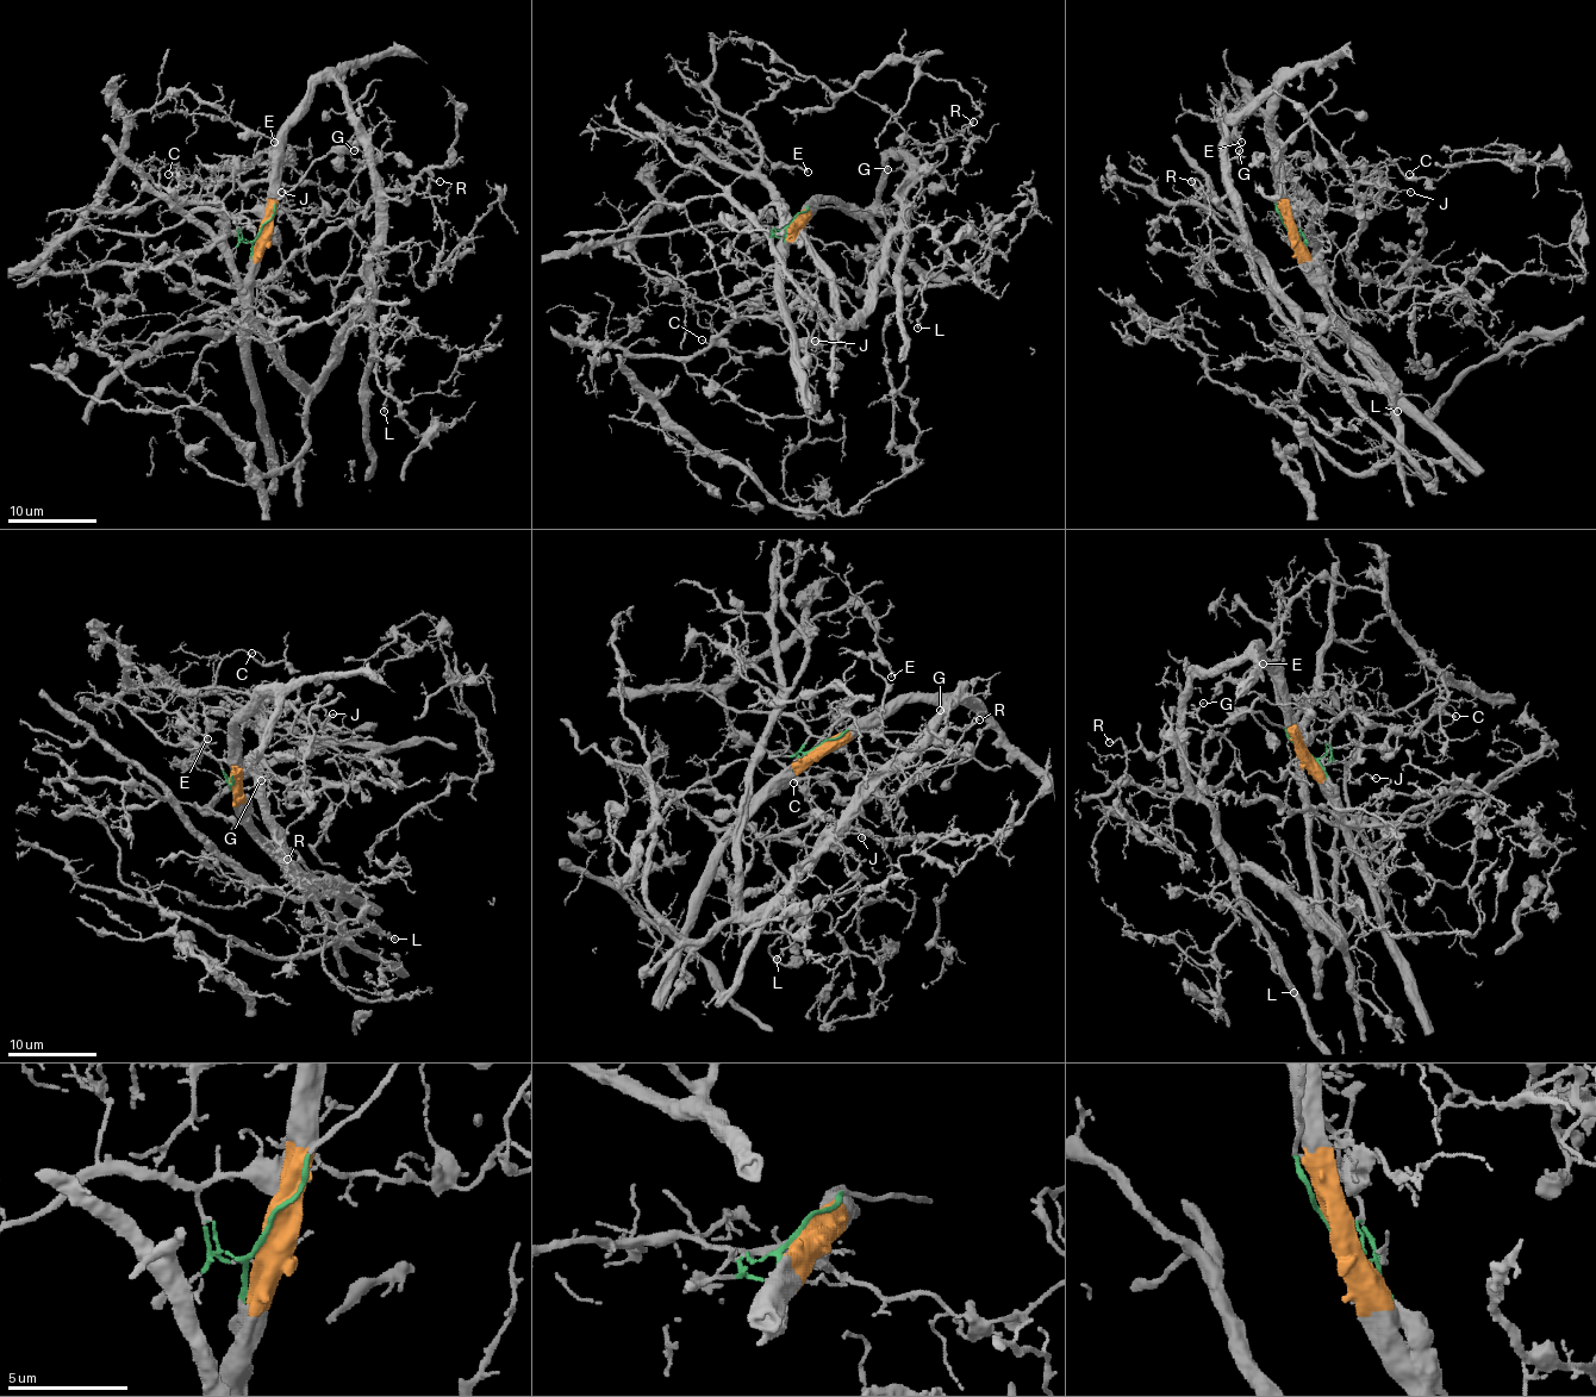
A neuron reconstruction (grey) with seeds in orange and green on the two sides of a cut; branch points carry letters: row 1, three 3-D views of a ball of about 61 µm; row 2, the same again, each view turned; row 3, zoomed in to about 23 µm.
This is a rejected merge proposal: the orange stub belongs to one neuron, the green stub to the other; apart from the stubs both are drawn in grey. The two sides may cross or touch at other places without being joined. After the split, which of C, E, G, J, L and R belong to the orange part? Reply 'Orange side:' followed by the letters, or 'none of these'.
Orange side: G, L, R

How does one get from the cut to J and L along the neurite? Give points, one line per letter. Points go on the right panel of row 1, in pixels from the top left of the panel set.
J: (1288, 230), (1297, 242), (1292, 211), (1302, 235), (1320, 211), (1377, 194), (1377, 181), (1386, 206), (1411, 193)
L: (1288, 230), (1322, 298), (1400, 391), (1341, 334), (1295, 329), (1335, 324), (1348, 360), (1397, 411)

